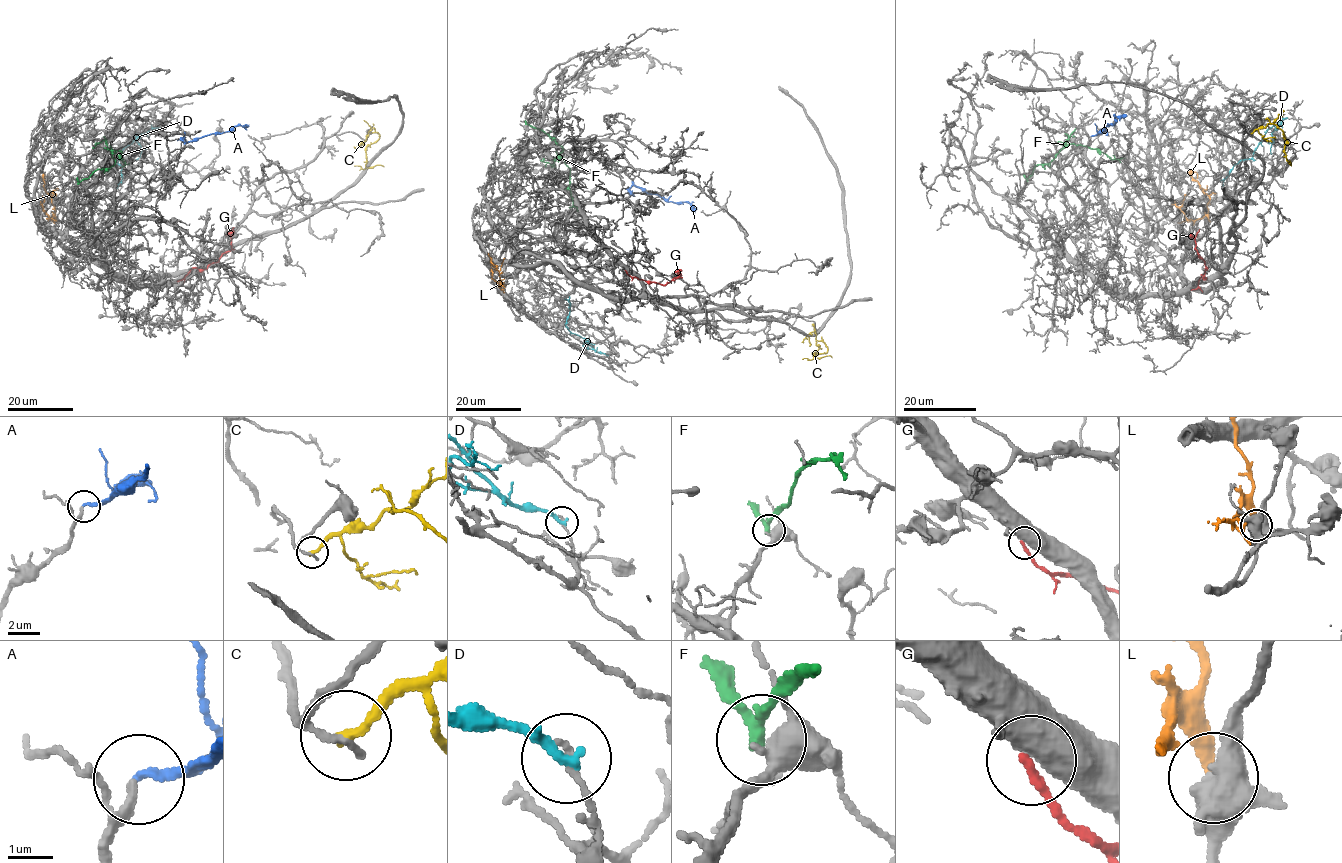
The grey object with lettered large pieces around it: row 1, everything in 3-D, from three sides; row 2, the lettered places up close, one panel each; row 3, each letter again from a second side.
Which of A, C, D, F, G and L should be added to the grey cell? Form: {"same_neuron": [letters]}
{"same_neuron": ["A"]}

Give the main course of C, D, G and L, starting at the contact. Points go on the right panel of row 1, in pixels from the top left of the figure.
C: (1252, 133), (1275, 124), (1283, 133), (1288, 161)
D: (1286, 118), (1272, 126), (1251, 159), (1239, 161), (1222, 186)
G: (1191, 289), (1198, 287), (1198, 280), (1207, 269), (1197, 253), (1194, 239), (1199, 229)
L: (1209, 220), (1209, 197), (1190, 169)

